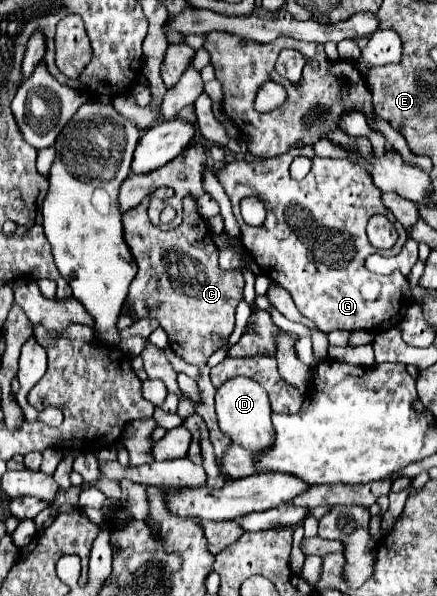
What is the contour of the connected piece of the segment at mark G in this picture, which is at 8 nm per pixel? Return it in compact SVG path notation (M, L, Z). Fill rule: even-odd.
M302 147L270 159L226 163L216 175L232 201L236 221L242 229L242 243L250 257L258 263L262 275L288 289L298 311L320 331L356 331L368 325L366 331L380 333L402 321L412 303L410 283L400 271L390 275L366 271L366 257L378 253L366 237L366 223L372 215L380 213L396 227L398 243L388 251L380 251L384 257L398 255L408 241L408 233L382 205L380 189L372 185L364 169L344 159L318 157L312 147ZM298 155L312 159L312 169L302 181L294 181L288 171ZM246 195L256 195L264 201L266 223L262 227L250 227L242 221L240 199Z

